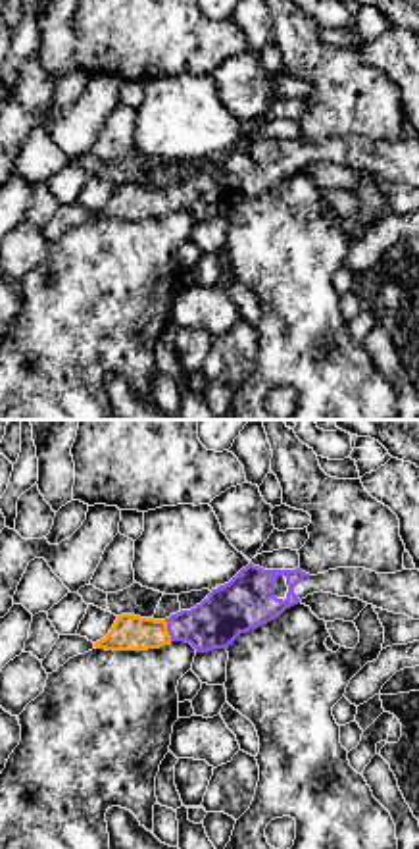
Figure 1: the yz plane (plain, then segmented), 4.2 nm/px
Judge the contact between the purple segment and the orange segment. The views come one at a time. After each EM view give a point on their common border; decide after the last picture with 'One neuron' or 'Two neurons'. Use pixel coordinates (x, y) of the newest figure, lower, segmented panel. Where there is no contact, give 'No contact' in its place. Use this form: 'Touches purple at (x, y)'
Touches purple at (168, 630)

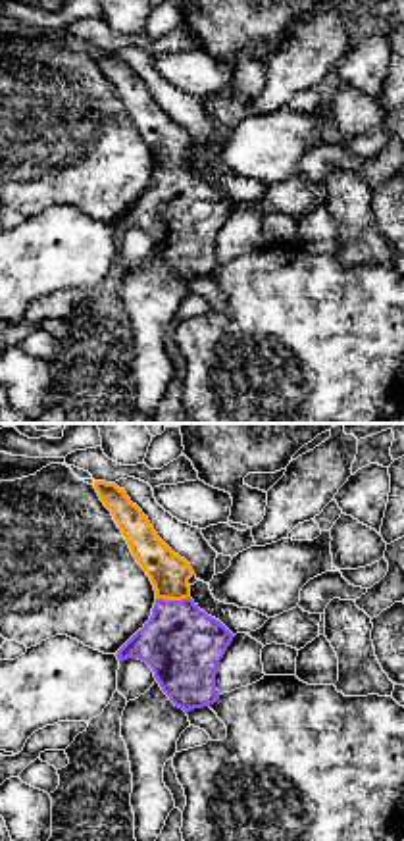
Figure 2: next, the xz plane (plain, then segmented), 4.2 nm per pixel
Touches purple at (172, 601)

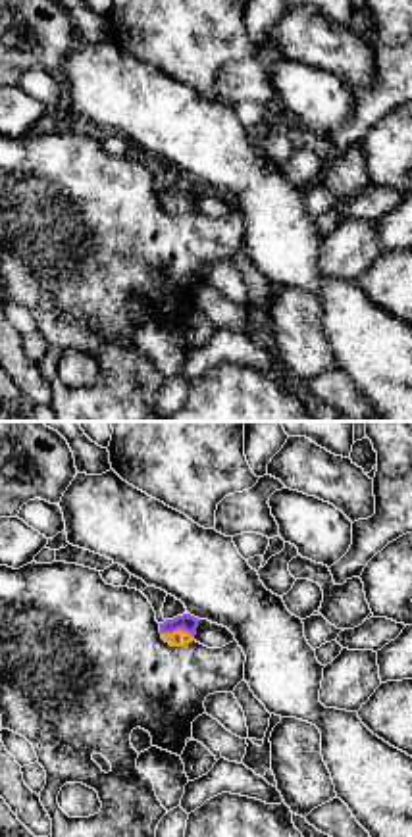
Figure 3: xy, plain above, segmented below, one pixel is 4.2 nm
Touches purple at (178, 628)

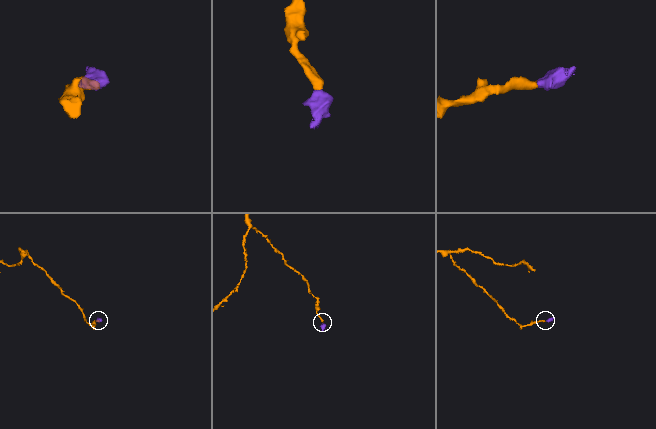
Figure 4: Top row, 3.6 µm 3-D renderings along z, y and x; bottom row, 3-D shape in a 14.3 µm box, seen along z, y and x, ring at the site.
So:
One neuron

